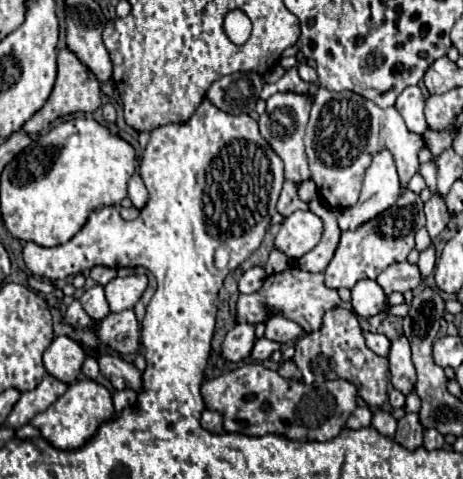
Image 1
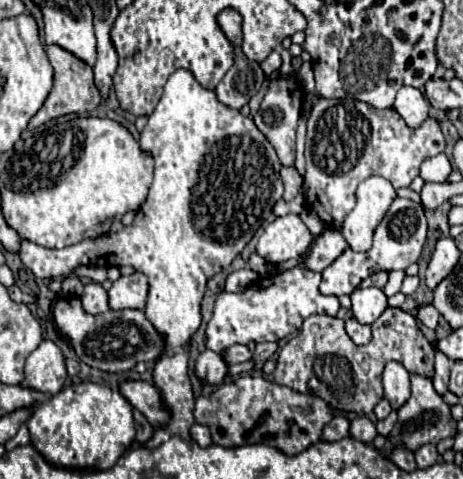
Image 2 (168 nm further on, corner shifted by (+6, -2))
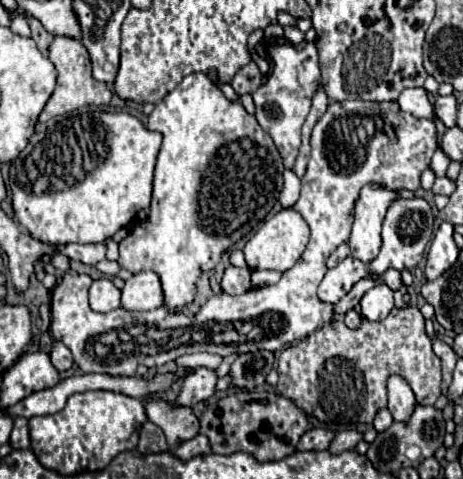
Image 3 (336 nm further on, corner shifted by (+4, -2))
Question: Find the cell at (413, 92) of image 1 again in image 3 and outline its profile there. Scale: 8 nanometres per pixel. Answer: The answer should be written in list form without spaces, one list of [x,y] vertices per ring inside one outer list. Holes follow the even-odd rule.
[[[405,88],[399,94],[399,106],[403,112],[413,114],[415,118],[425,118],[425,120],[435,120],[433,114],[433,106],[427,98],[427,90],[425,88]]]

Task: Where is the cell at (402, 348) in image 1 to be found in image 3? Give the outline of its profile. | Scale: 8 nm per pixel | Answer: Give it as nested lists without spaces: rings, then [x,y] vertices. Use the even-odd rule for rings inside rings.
[[[391,376],[387,388],[389,388],[389,412],[393,420],[397,422],[409,420],[417,404],[411,386],[401,376]]]

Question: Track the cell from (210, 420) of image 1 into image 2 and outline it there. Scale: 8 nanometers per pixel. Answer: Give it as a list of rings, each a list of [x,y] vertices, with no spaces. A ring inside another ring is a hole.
[[[195,424],[195,426],[191,428],[191,436],[193,436],[193,440],[195,440],[199,446],[203,446],[203,448],[211,444],[211,432],[209,432],[209,428],[203,426],[203,424]]]

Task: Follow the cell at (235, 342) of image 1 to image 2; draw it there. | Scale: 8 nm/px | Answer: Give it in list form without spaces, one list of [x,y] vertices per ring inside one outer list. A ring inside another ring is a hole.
[[[205,350],[195,364],[195,372],[201,380],[207,380],[211,384],[221,384],[229,372],[229,364],[221,360],[221,352]]]

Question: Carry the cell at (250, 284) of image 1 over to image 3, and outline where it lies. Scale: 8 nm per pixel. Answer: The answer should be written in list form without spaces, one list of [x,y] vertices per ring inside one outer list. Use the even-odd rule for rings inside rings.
[[[229,266],[223,274],[223,280],[221,280],[221,288],[223,292],[227,294],[243,294],[247,290],[251,290],[251,272],[249,268],[235,268],[235,266]]]

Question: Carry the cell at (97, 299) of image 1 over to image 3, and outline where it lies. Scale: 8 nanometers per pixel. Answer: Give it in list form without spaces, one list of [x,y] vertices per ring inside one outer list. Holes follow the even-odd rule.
[[[109,278],[95,280],[89,290],[89,304],[95,312],[111,312],[121,306],[121,290]]]

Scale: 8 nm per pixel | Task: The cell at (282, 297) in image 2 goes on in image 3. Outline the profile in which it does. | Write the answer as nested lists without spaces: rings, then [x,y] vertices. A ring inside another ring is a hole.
[[[331,102],[313,128],[311,156],[307,172],[301,178],[301,196],[291,206],[309,224],[311,242],[297,264],[283,272],[283,278],[277,284],[251,288],[239,296],[221,292],[211,296],[197,314],[169,312],[167,306],[151,312],[129,312],[125,308],[117,308],[113,312],[99,314],[89,308],[87,298],[93,278],[87,274],[67,272],[51,290],[49,332],[71,350],[75,364],[83,372],[105,372],[113,376],[133,376],[139,364],[145,364],[147,368],[163,366],[177,356],[193,352],[209,352],[227,358],[231,354],[257,350],[275,352],[293,340],[301,340],[333,320],[333,304],[325,304],[317,298],[317,286],[327,272],[327,258],[339,244],[349,240],[353,208],[361,188],[365,184],[379,184],[391,190],[407,188],[415,192],[419,188],[419,176],[431,164],[435,150],[435,124],[401,112],[397,102]],[[109,332],[127,332],[131,334],[131,342],[123,342],[121,336],[107,336]]]

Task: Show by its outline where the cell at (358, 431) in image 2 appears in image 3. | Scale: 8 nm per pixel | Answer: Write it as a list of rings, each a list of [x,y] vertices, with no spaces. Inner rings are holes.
[[[347,430],[347,432],[339,432],[339,434],[335,434],[335,438],[331,440],[331,444],[329,444],[329,452],[331,454],[339,454],[339,452],[345,452],[345,450],[353,450],[355,448],[355,444],[361,440],[363,436],[359,434],[359,432],[355,432],[355,430]]]

